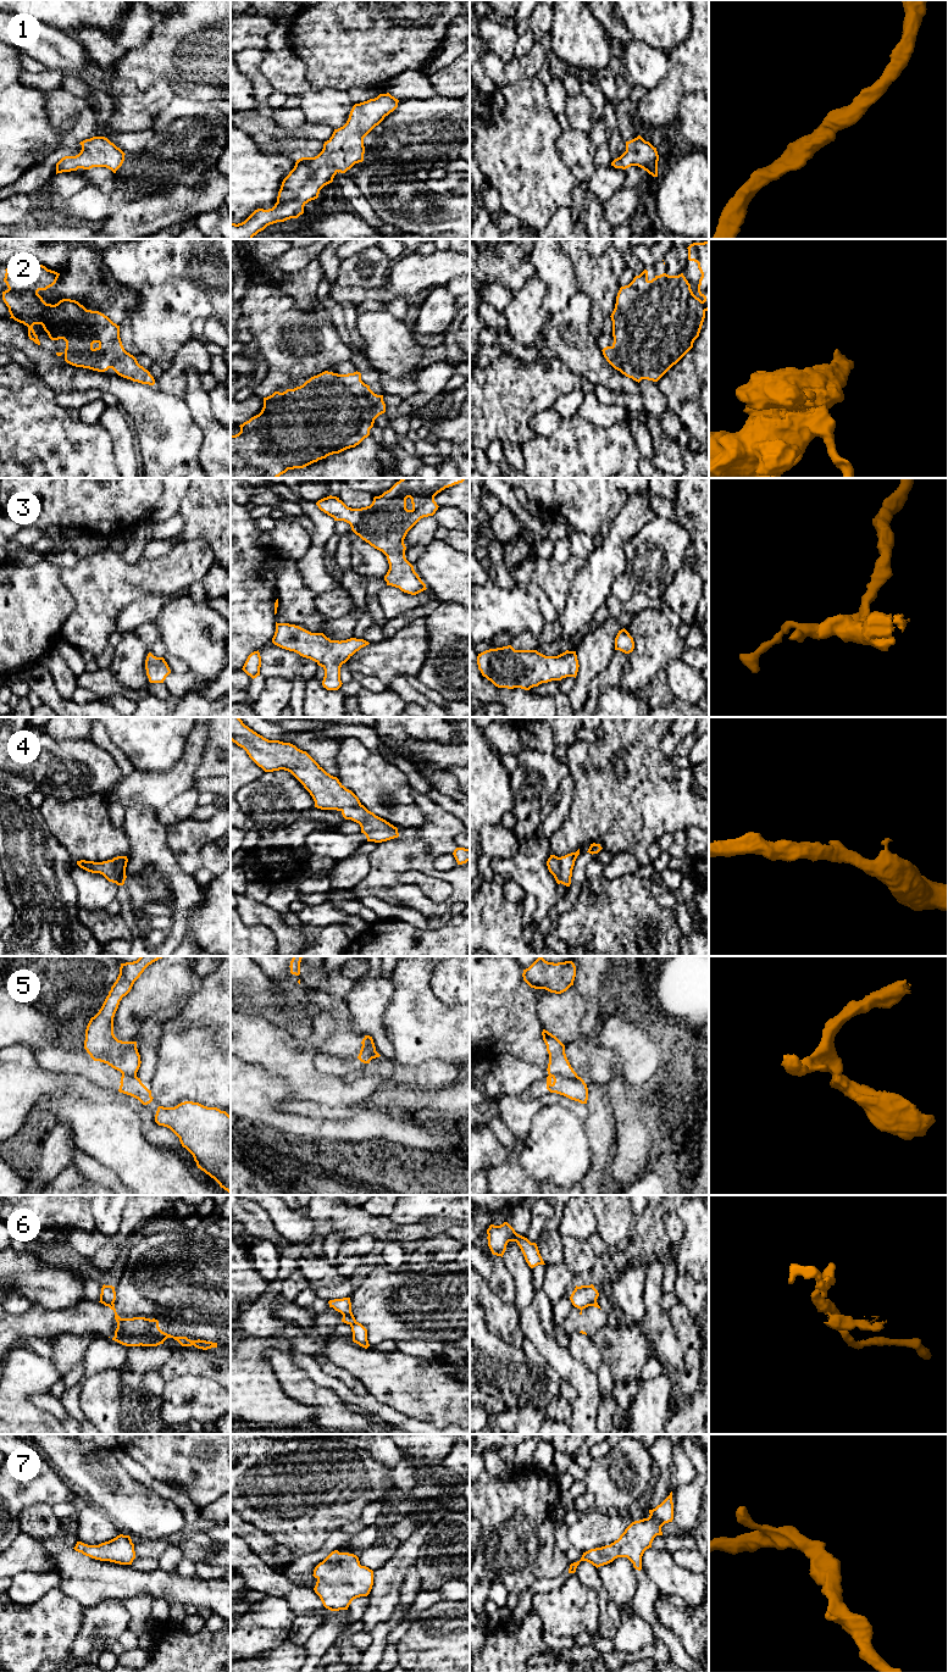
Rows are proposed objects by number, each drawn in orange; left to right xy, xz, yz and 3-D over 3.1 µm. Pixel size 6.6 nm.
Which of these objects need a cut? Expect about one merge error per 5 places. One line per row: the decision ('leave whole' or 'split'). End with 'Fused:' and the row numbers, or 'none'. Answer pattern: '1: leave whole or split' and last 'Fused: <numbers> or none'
1: leave whole
2: leave whole
3: leave whole
4: leave whole
5: split
6: split
7: leave whole
Fused: 5, 6

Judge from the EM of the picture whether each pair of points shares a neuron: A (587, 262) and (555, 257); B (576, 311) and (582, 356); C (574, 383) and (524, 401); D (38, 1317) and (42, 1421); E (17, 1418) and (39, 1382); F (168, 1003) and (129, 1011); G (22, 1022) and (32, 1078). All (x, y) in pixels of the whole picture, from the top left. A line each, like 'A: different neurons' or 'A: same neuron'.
A: different neurons
B: same neuron
C: same neuron
D: different neurons
E: same neuron
F: same neuron
G: different neurons

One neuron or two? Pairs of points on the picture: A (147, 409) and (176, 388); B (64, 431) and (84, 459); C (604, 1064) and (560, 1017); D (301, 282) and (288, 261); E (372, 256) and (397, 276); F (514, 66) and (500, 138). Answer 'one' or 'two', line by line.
A: two
B: one
C: one
D: two
E: two
F: two

